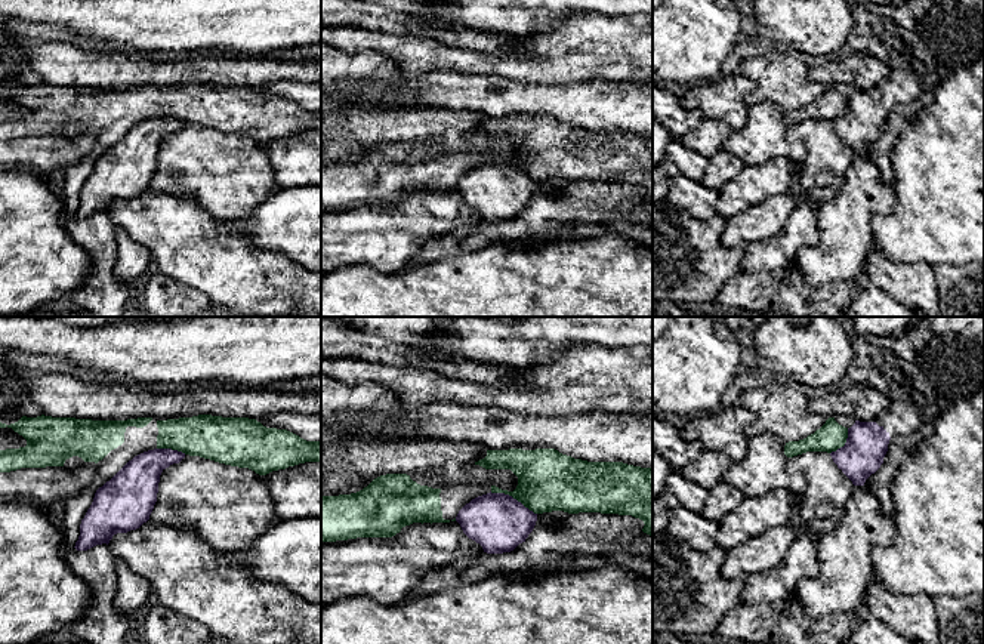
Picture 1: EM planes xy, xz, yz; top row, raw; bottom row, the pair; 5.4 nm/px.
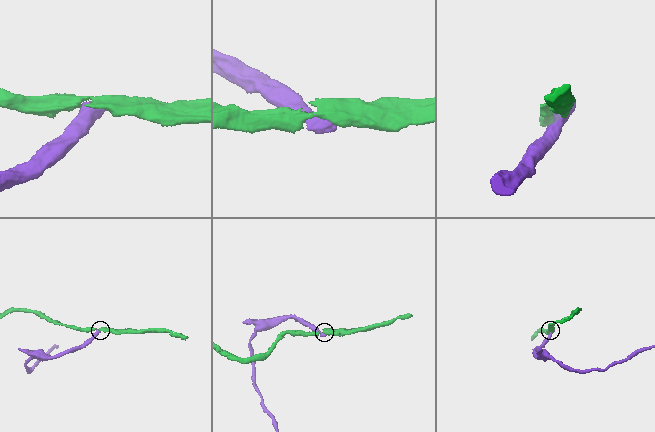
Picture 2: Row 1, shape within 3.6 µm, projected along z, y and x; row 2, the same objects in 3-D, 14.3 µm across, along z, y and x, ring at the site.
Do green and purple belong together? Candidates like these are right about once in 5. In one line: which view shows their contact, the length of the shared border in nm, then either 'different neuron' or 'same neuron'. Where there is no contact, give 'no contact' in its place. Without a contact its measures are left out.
meets green in xz; contact 280 nm long; different neuron

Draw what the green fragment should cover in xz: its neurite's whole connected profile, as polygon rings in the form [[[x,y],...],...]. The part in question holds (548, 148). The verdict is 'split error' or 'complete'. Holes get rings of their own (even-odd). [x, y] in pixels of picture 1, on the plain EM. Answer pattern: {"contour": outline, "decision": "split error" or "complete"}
{"contour": [[[555,117],[487,118],[487,124],[475,133],[485,138],[510,138],[518,145],[516,157],[508,160],[491,154],[491,161],[509,163],[534,182],[564,179],[632,184],[642,188],[642,200],[653,204],[653,136],[623,130],[587,130]]], "decision": "complete"}

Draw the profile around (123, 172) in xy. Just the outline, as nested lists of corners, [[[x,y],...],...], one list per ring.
[[[154,117],[129,129],[96,158],[74,216],[87,219],[108,213],[114,203],[136,198],[146,191],[157,170],[161,141],[183,126],[185,121],[178,118]]]

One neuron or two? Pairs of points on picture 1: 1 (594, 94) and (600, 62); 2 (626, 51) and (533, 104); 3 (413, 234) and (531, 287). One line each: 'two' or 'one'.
1: two
2: two
3: two

